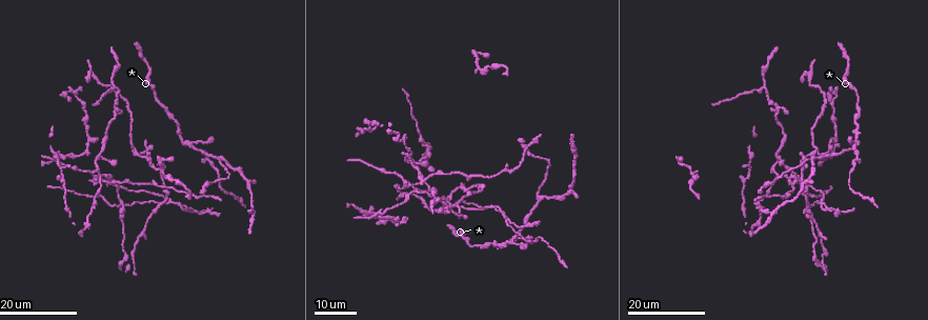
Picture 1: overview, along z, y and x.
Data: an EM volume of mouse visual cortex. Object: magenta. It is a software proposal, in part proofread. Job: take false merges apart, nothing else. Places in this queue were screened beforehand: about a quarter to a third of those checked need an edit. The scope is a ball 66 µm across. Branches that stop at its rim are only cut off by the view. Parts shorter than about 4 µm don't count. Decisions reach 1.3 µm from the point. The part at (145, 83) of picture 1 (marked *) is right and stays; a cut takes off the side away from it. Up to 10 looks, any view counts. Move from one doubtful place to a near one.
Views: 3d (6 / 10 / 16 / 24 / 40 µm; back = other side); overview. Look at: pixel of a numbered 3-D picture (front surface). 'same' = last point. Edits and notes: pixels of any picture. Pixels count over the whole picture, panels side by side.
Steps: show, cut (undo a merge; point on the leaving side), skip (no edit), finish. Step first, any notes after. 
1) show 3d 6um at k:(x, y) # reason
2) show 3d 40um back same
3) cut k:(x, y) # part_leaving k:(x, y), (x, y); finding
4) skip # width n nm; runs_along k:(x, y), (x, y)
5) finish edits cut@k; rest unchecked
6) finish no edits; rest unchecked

show 3d 24um at 1:(183, 141) # calibre changes

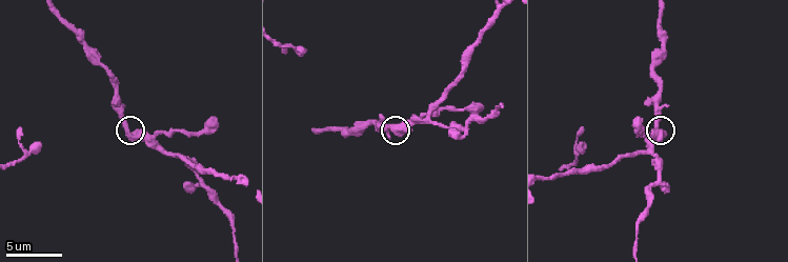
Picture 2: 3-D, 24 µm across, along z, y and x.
show 3d 6um at 2:(397, 128)

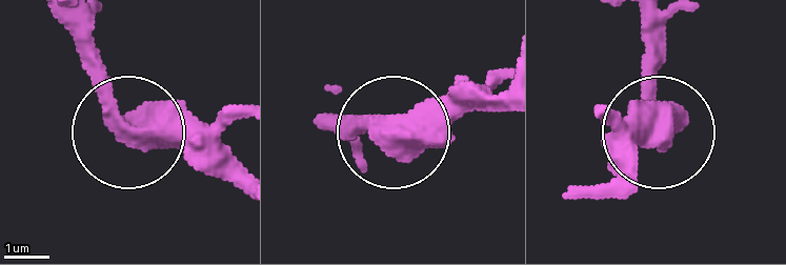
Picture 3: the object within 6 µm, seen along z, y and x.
skip # all the same neuron

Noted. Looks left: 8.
show 3d 24um at 1:(135, 150)

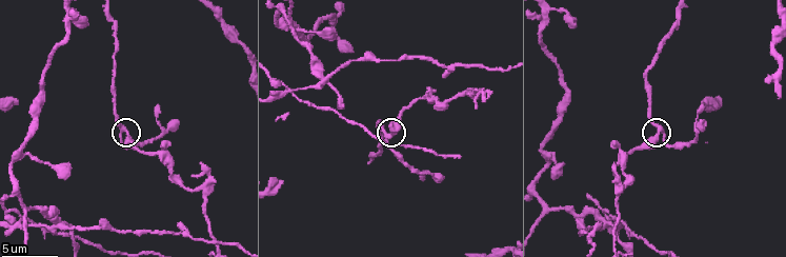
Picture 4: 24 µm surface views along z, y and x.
show 3d 6um at 4:(120, 129)

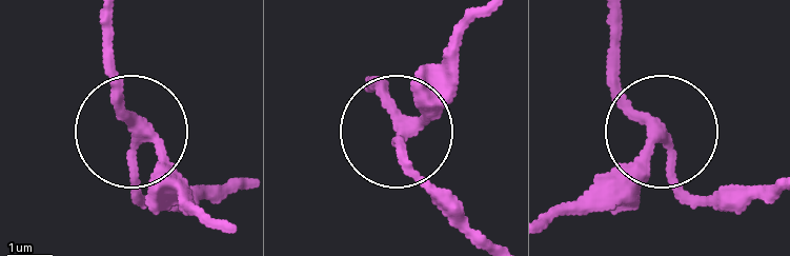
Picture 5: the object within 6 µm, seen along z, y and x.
skip # arms 3; runs_along 5:(481, 18), (447, 85), (398, 135), (421, 184); all the same neuron

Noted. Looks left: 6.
show 3d 10um at 4:(202, 186) # four arms meet

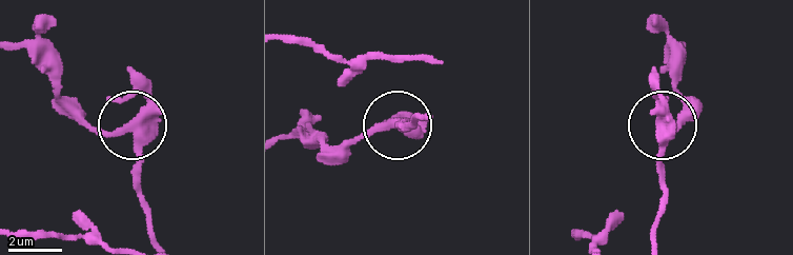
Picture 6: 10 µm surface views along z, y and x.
cut 6:(109, 97) # arms 4; part_leaving 6:(142, 118), (136, 191), (156, 238); two neurons meet here

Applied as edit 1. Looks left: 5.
show overview # see it whole again

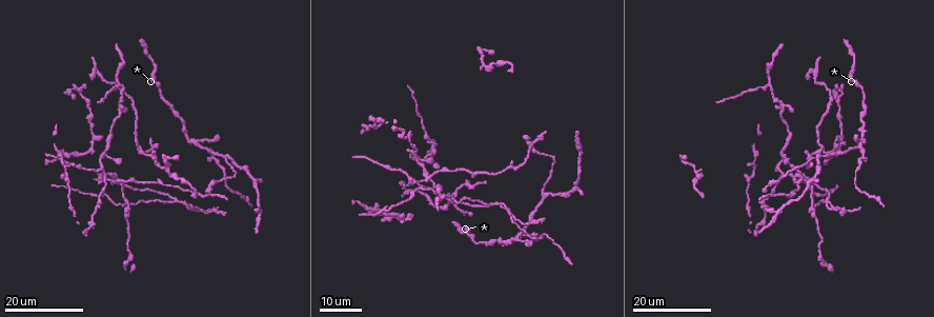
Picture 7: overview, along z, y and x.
show 3d 24um at 7:(117, 85) # three-way junction

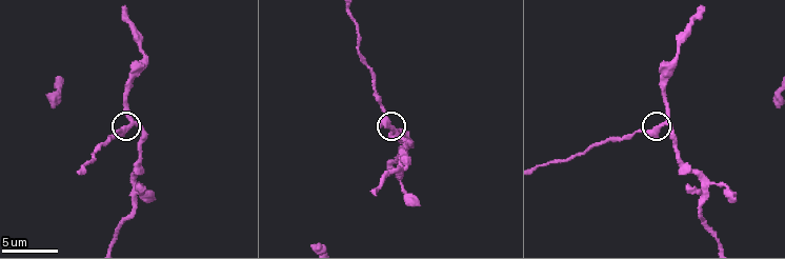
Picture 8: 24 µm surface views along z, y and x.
show 3d 10um at 8:(664, 122)

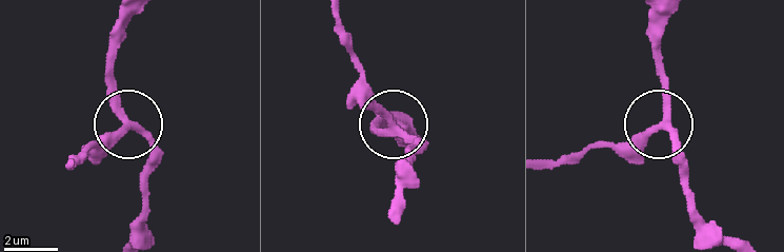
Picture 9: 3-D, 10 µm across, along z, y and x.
skip # continuous, no second neuron

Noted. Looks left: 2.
show 3d 16um at 4:(545, 212)

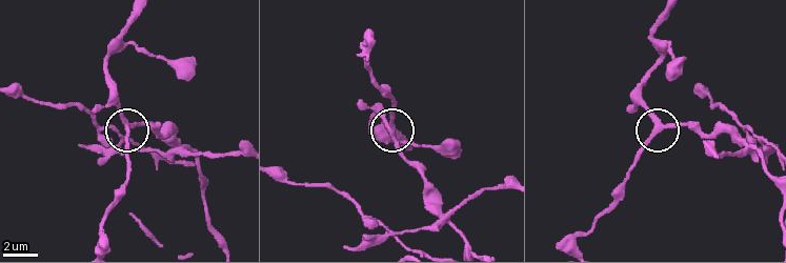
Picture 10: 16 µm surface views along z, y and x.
skip # runs_along 10:(242, 155), (187, 153), (166, 133), (128, 127), (108, 100); all the same neuron

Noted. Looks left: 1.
finish edits cut@6; rest unchecked

